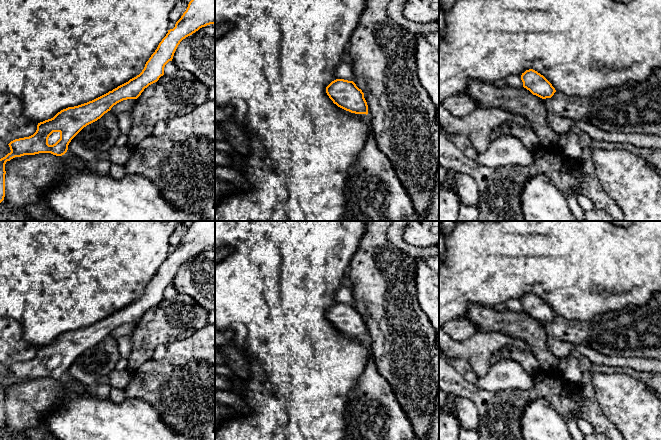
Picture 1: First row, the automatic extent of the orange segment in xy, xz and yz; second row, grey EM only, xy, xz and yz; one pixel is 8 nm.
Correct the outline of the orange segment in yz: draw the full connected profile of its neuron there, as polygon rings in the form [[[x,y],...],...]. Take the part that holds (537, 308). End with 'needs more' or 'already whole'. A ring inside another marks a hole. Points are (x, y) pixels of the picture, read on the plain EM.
[[[533,293],[522,297],[521,304],[524,312],[542,323],[551,322],[556,316],[555,312],[545,301]]] | already whole

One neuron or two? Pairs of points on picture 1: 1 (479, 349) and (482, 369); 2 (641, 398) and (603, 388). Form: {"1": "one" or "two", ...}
{"1": "one", "2": "one"}

